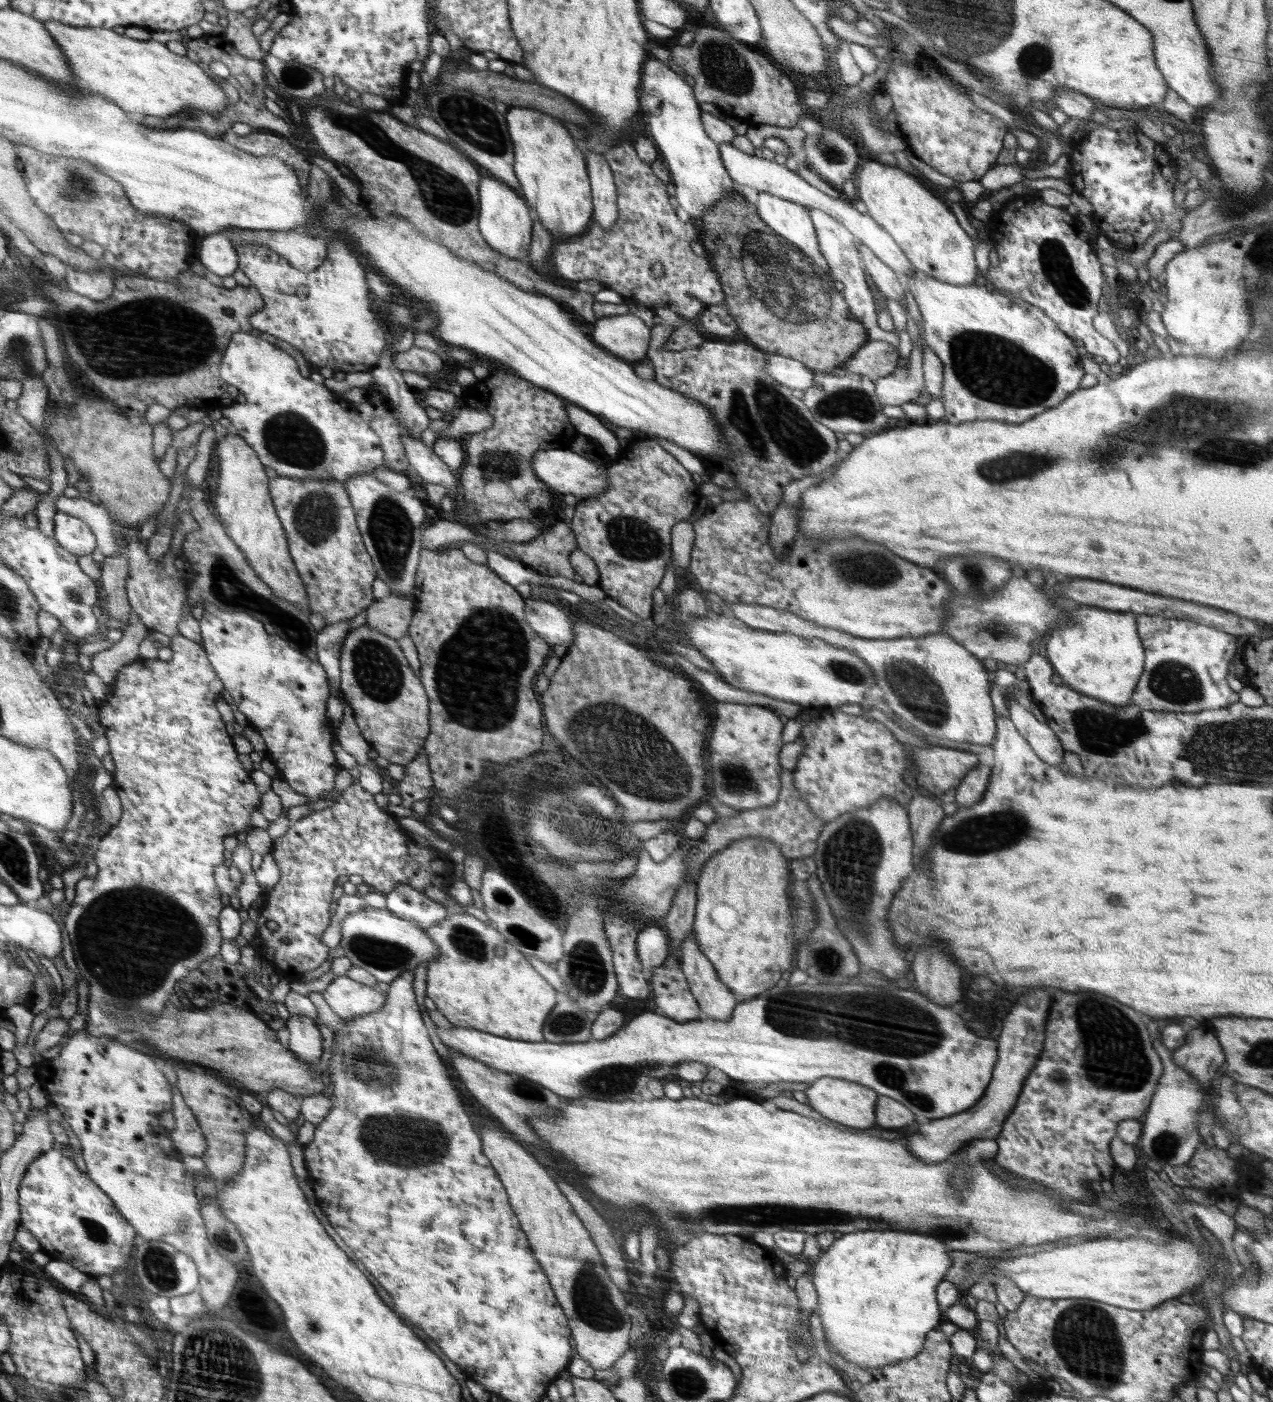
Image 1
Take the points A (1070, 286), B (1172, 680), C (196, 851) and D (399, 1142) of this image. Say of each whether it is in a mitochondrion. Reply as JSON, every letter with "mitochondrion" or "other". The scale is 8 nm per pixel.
{"A":"mitochondrion","B":"mitochondrion","C":"other","D":"mitochondrion"}

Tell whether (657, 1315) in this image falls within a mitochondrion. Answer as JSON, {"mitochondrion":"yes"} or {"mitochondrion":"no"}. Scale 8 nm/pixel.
{"mitochondrion":"no"}

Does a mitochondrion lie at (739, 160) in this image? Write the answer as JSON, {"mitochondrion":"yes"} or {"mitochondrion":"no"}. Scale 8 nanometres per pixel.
{"mitochondrion":"no"}

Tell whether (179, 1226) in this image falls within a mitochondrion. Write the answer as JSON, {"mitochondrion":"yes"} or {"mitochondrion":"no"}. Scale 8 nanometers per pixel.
{"mitochondrion":"yes"}

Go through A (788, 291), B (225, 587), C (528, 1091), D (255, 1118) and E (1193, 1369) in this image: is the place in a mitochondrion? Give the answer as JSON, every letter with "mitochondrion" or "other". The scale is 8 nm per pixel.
{"A":"mitochondrion","B":"mitochondrion","C":"mitochondrion","D":"other","E":"other"}

